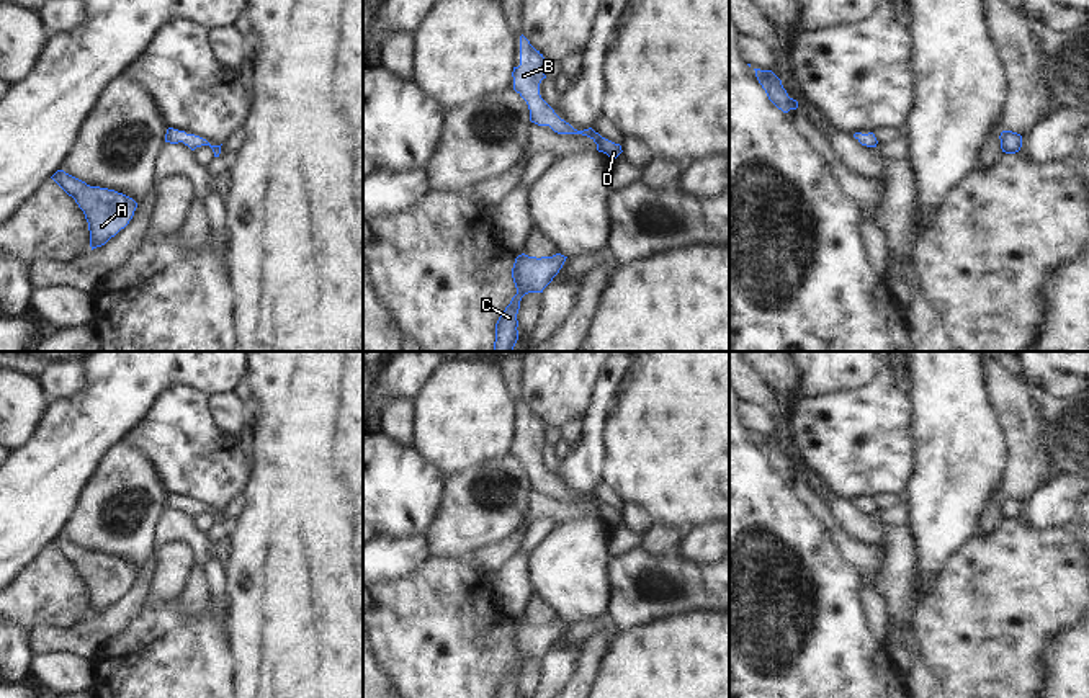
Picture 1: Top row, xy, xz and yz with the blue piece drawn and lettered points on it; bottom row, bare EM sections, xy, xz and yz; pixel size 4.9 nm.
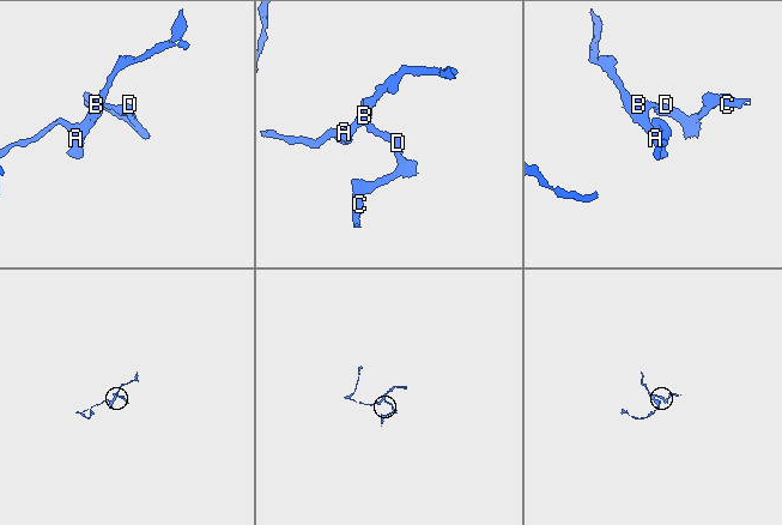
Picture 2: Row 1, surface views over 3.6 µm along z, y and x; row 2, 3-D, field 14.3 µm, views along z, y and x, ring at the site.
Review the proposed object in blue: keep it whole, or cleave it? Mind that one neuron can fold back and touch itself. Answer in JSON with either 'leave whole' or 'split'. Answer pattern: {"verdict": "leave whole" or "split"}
{"verdict": "leave whole"}

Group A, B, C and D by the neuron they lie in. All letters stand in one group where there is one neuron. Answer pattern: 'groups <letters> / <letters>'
groups A B C D

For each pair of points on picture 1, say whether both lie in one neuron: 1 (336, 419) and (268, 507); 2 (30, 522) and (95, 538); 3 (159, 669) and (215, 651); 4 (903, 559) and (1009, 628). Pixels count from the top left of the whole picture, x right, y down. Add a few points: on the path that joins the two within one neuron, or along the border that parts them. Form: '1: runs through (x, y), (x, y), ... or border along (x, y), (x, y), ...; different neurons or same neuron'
1: runs through (336, 440), (290, 486); same neuron
2: border along (80, 496), (61, 535); different neurons
3: runs through (172, 669), (179, 669), (197, 651), (201, 651); same neuron
4: runs through (908, 594), (932, 618), (975, 626); same neuron

